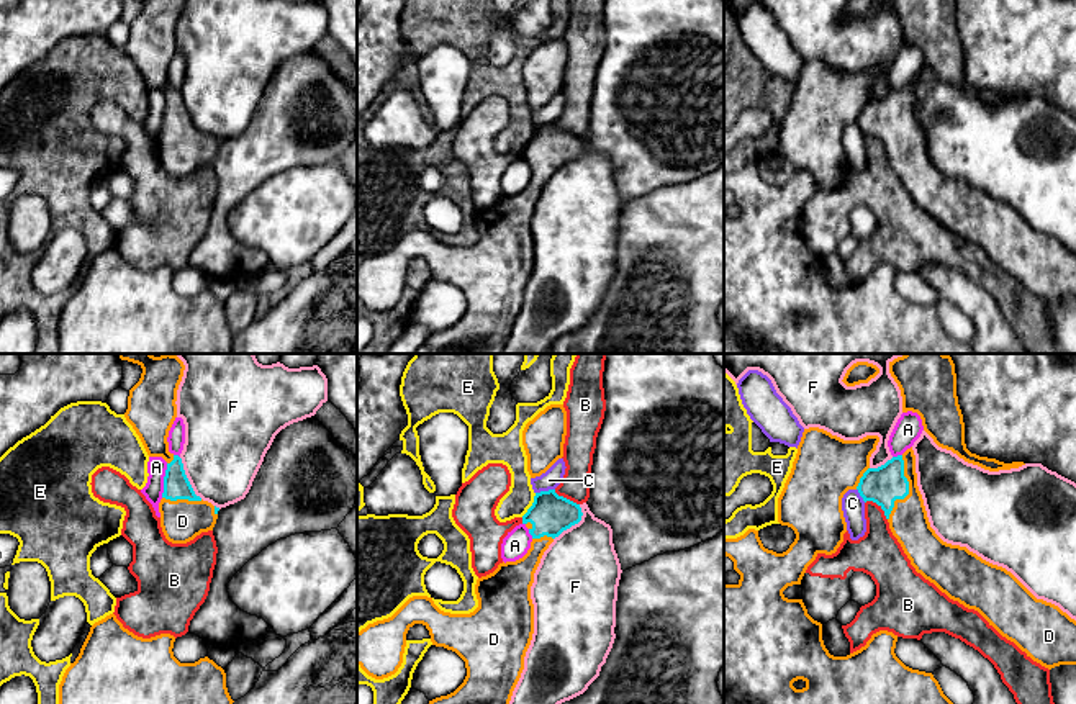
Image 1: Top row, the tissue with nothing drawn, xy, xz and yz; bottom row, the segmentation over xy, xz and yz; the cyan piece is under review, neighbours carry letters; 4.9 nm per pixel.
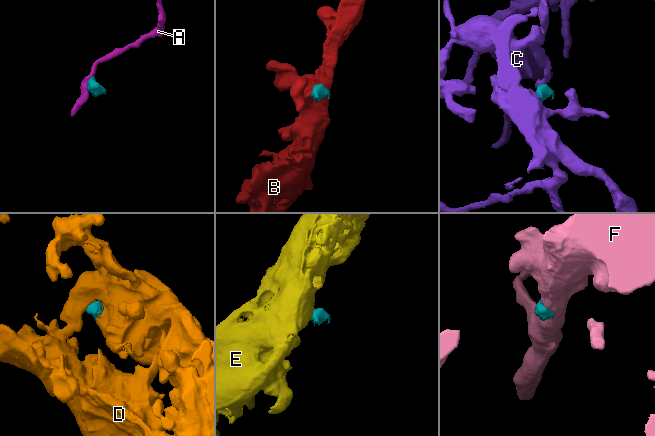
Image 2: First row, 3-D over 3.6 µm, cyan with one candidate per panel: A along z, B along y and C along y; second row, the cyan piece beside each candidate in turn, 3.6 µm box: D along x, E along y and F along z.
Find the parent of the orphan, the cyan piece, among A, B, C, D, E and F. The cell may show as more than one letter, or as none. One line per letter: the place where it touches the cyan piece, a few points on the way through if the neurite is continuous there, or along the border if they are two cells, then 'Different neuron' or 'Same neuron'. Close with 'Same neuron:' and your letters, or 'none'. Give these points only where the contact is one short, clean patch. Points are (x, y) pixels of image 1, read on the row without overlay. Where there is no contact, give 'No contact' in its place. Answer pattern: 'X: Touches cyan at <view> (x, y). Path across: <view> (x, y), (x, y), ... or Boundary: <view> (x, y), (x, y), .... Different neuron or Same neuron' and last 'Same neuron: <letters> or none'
A: Touches cyan at xy (164, 113). Boundary: xy (167, 97), (161, 130). Different neuron
B: Touches cyan at yz (878, 138). Boundary: yz (865, 135), (873, 135), (886, 153). Different neuron
C: Touches cyan at xz (544, 125). Boundary: xz (554, 121), (536, 126). Different neuron
D: Touches cyan at yz (908, 123). Same neuron
E: Touches cyan at xz (533, 138). Boundary: xz (536, 126), (531, 139), (521, 149). Different neuron
F: Touches cyan at xy (187, 112). Boundary: xy (179, 90), (192, 123), (202, 131). Different neuron
Same neuron: D

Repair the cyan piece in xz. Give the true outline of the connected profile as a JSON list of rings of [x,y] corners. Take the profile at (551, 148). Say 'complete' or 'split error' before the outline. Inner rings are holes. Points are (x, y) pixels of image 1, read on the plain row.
split error; [[[555,123],[536,126],[532,139],[522,149],[522,157],[532,169],[531,182],[522,192],[503,195],[493,206],[477,213],[478,241],[473,246],[444,246],[432,231],[413,229],[391,250],[357,265],[357,298],[375,313],[395,308],[403,296],[408,264],[423,257],[432,278],[452,283],[465,295],[467,309],[454,326],[429,334],[414,354],[503,354],[534,267],[534,206],[554,172],[578,157],[581,149],[580,138],[558,129]]]

